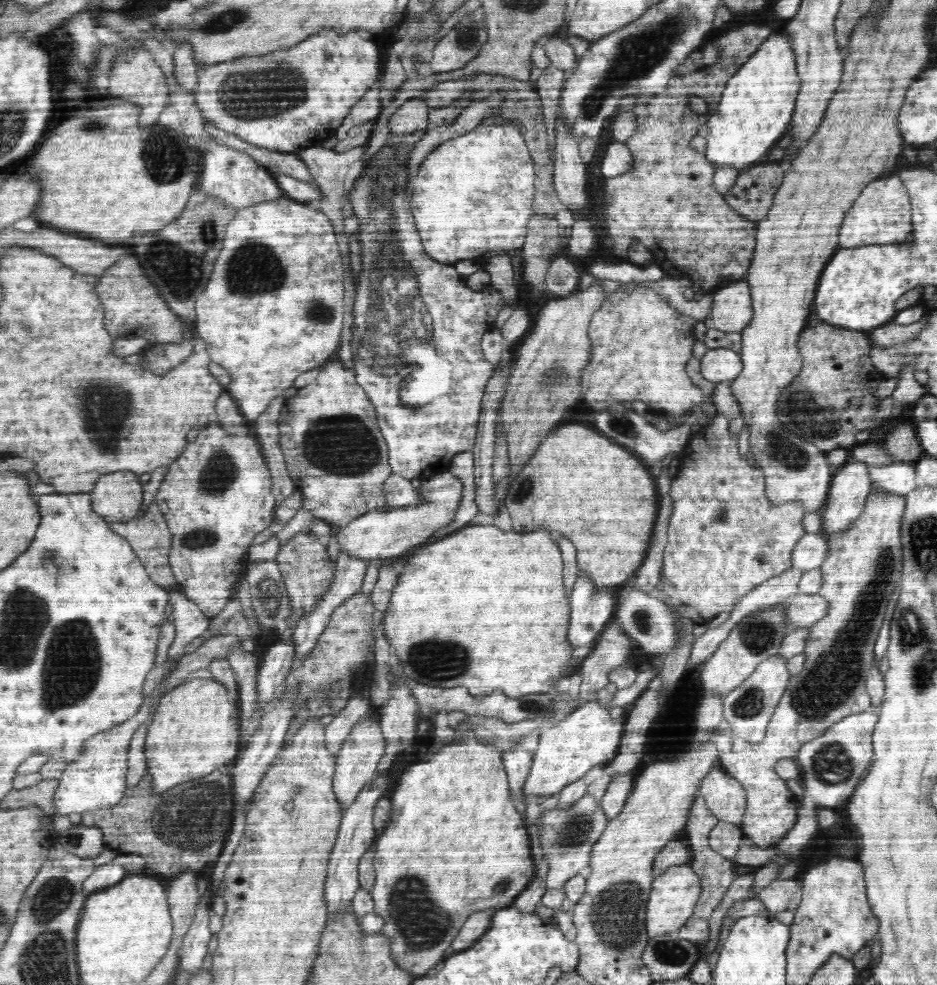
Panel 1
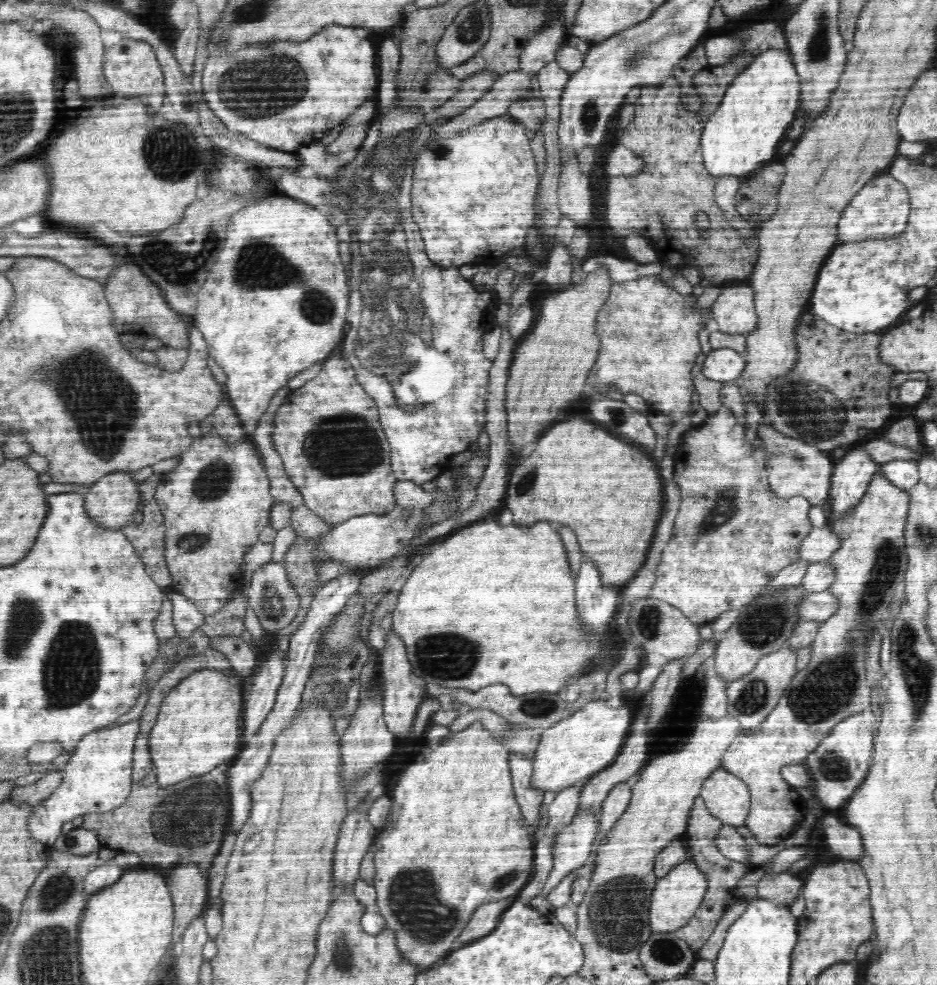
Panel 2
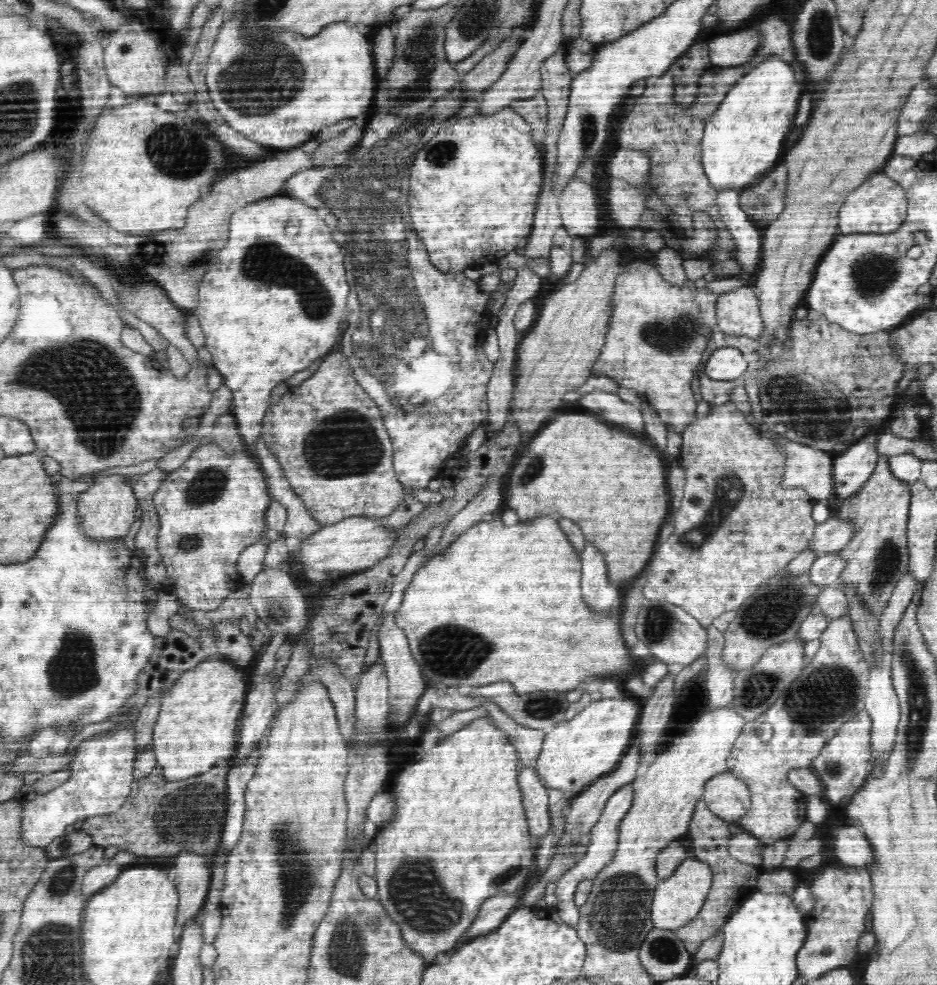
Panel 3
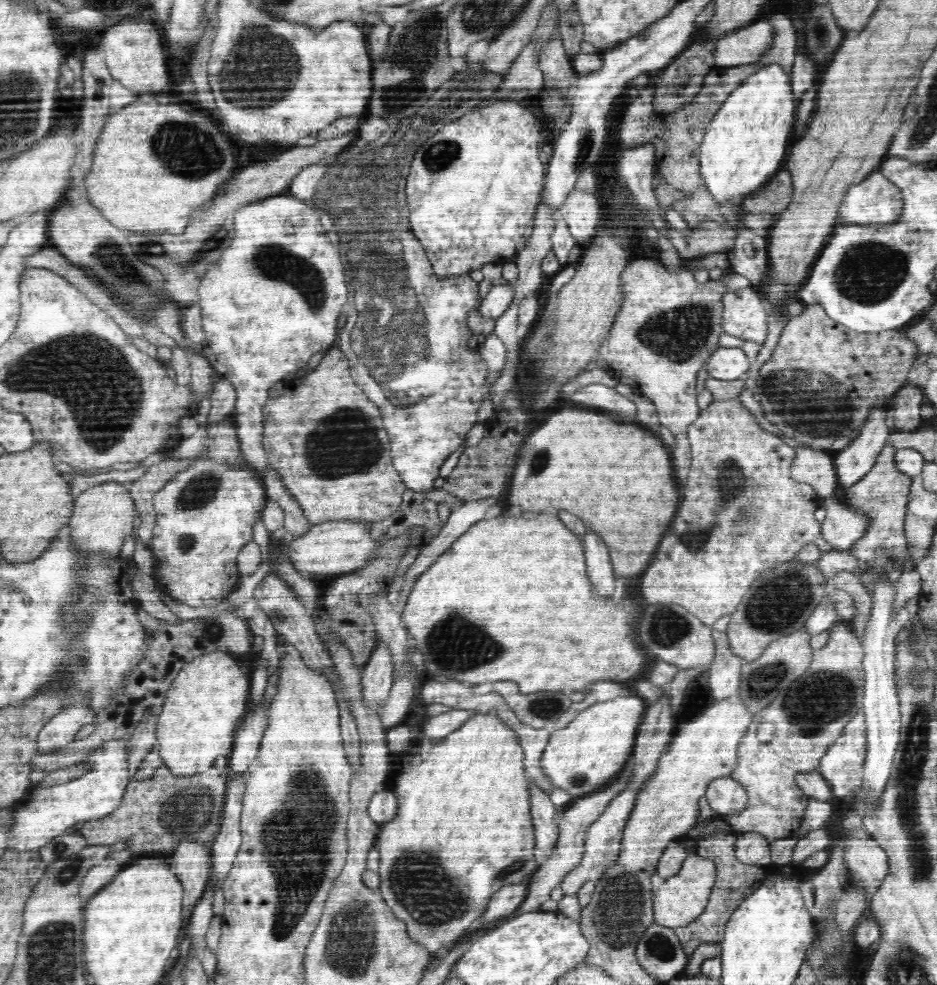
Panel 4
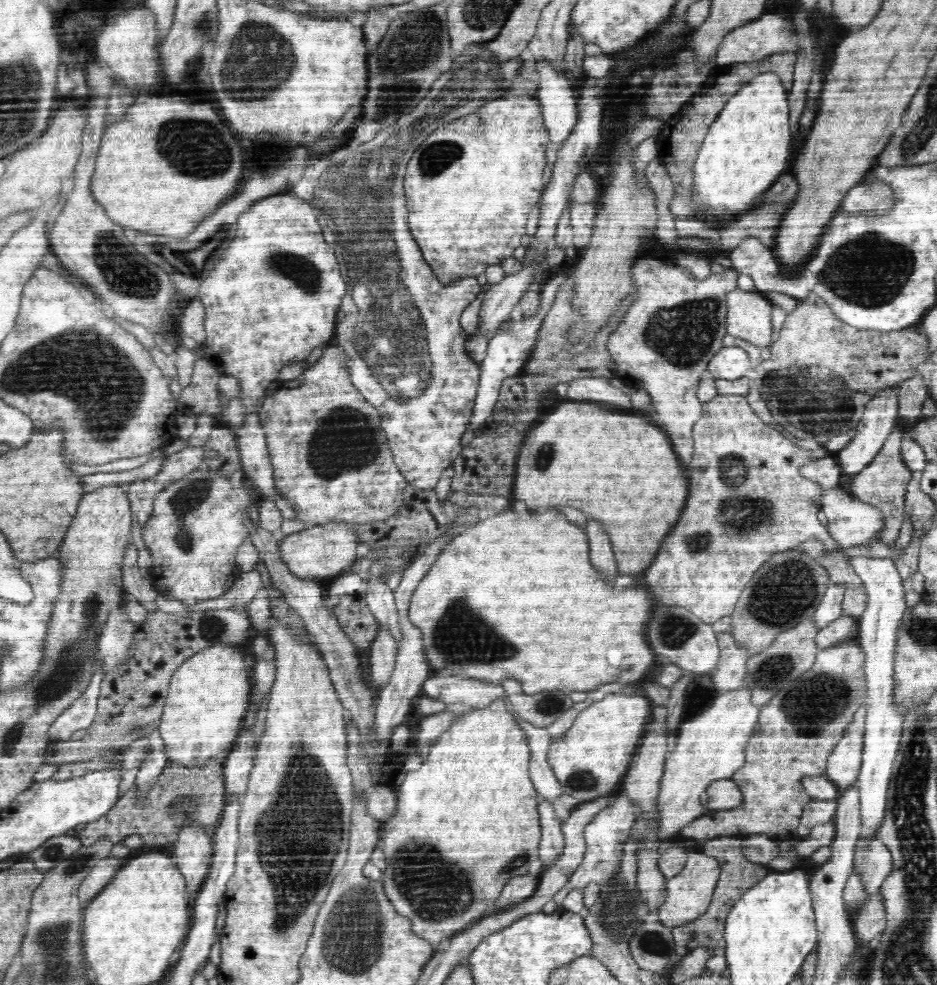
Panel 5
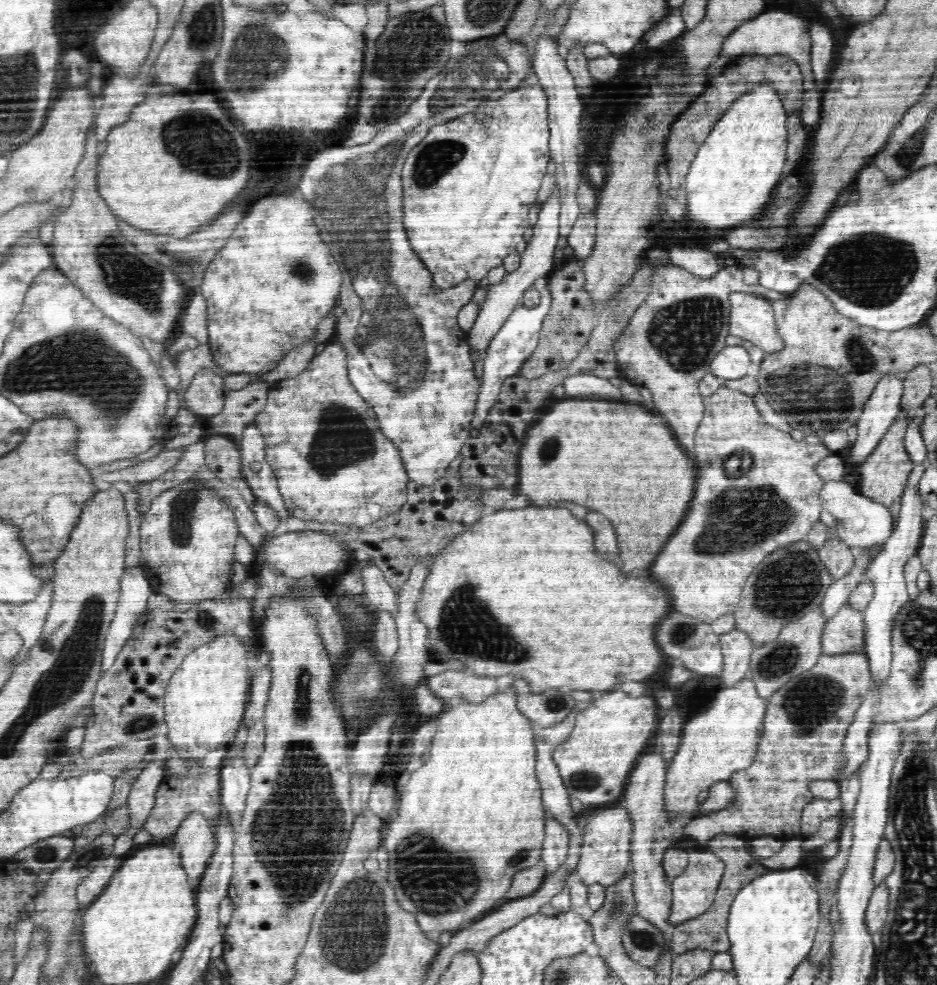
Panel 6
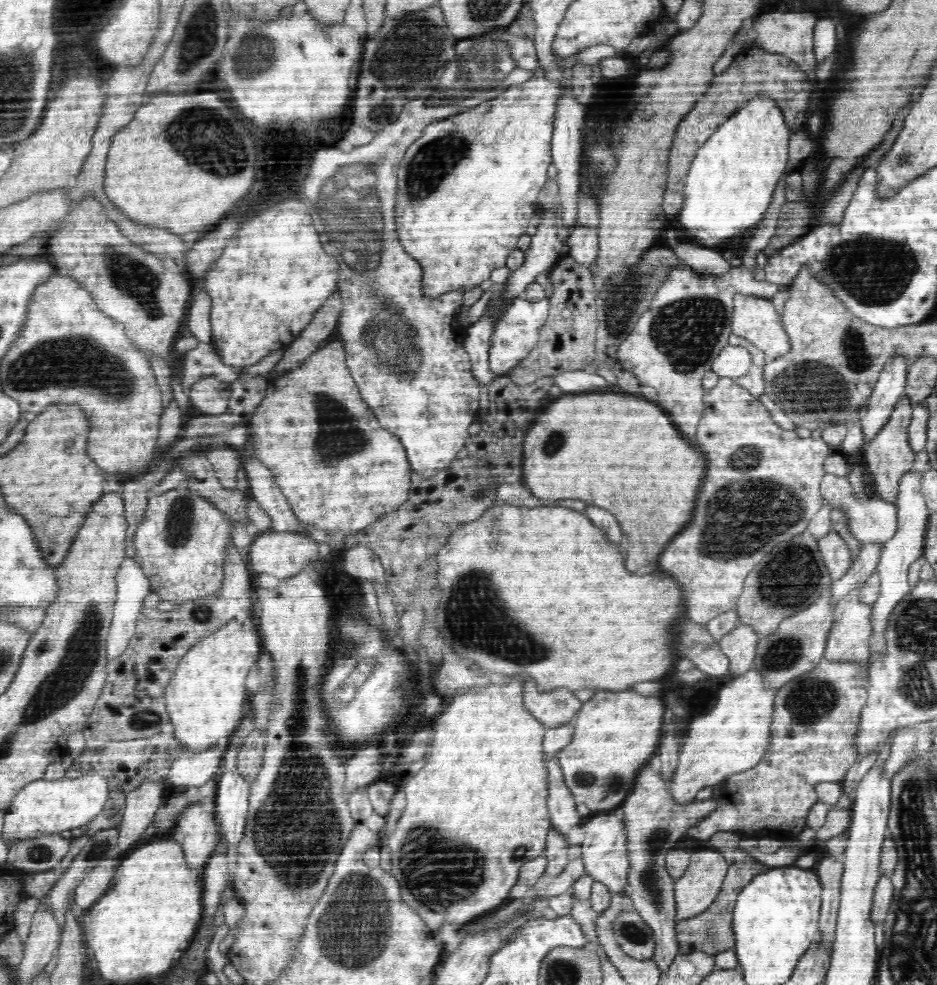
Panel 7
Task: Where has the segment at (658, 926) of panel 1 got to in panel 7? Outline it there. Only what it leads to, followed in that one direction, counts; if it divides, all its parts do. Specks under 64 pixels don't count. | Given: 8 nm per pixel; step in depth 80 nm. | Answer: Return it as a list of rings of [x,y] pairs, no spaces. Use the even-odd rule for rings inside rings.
[[[701,848],[691,853],[690,864],[686,872],[680,878],[675,879],[674,882],[675,919],[677,922],[700,914],[714,902],[719,890],[722,888],[728,869],[729,863],[716,849]]]

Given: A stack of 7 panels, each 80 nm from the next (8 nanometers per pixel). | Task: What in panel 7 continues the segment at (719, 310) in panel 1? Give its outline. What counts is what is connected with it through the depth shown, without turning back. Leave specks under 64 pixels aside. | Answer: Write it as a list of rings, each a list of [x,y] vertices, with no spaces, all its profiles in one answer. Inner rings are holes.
[[[737,294],[733,304],[731,331],[736,336],[756,345],[767,360],[789,352],[791,344],[782,326],[782,314],[777,312],[771,300]]]

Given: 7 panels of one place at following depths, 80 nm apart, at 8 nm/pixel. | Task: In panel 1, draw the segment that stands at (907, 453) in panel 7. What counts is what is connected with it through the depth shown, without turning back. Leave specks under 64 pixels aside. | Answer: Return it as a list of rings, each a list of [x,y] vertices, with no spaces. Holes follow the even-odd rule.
[[[874,487],[874,490],[871,490],[866,498],[866,502],[862,508],[862,514],[860,514],[858,518],[854,520],[854,523],[852,523],[850,527],[847,527],[846,530],[839,531],[838,534],[834,534],[834,538],[829,539],[828,552],[825,556],[824,562],[820,566],[823,583],[820,587],[820,590],[817,592],[818,594],[822,595],[822,598],[827,600],[829,609],[826,611],[826,614],[820,620],[818,620],[818,622],[816,622],[816,624],[813,624],[811,627],[809,627],[808,642],[806,642],[805,652],[803,653],[806,655],[804,670],[802,670],[802,672],[800,672],[800,674],[797,676],[790,677],[788,687],[786,688],[785,693],[782,695],[778,707],[775,709],[774,715],[767,726],[766,734],[764,738],[762,738],[762,742],[752,743],[748,742],[746,739],[734,737],[732,738],[734,748],[731,748],[731,751],[719,756],[721,766],[724,766],[722,770],[726,770],[726,773],[732,776],[732,778],[736,779],[736,781],[738,781],[740,785],[744,786],[744,789],[746,790],[746,810],[743,820],[740,821],[738,825],[743,832],[743,838],[749,838],[751,844],[757,846],[758,848],[776,845],[780,838],[784,838],[785,834],[792,829],[792,826],[796,825],[794,822],[797,822],[796,802],[798,798],[794,796],[792,792],[785,790],[783,779],[780,778],[780,776],[778,776],[776,771],[773,769],[774,764],[780,761],[780,758],[794,758],[805,742],[812,741],[813,738],[820,737],[826,729],[836,724],[836,722],[842,721],[845,717],[848,717],[852,714],[865,712],[867,711],[866,708],[868,708],[868,710],[872,710],[871,696],[867,690],[867,679],[870,670],[873,668],[876,638],[878,638],[878,632],[880,632],[880,628],[882,628],[882,622],[884,622],[884,616],[886,616],[886,608],[888,608],[888,602],[890,602],[890,592],[896,588],[896,584],[900,584],[901,582],[900,574],[902,574],[903,558],[903,549],[901,548],[901,522],[903,520],[903,514],[905,513],[905,504],[906,501],[904,496],[900,494],[886,494],[884,490],[881,490],[881,487]]]

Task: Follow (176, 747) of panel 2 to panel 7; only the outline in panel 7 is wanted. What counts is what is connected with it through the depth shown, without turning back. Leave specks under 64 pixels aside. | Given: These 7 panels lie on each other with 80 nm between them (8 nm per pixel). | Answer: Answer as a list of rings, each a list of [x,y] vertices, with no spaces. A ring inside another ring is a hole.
[[[232,619],[220,626],[218,630],[203,635],[199,642],[187,651],[177,666],[177,670],[166,686],[163,698],[169,721],[173,724],[174,736],[185,746],[186,756],[198,754],[216,745],[220,738],[230,738],[236,732],[243,719],[244,704],[248,704],[248,692],[244,686],[244,678],[248,670],[260,662],[260,636],[246,632],[236,620]]]

